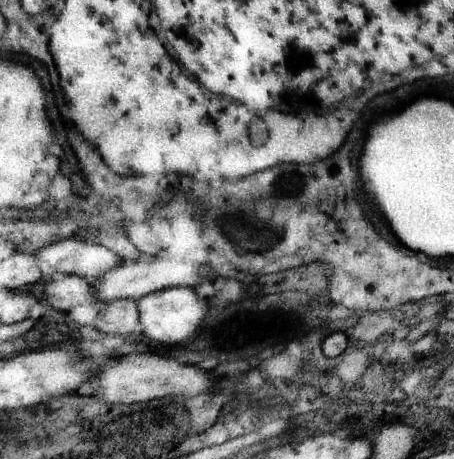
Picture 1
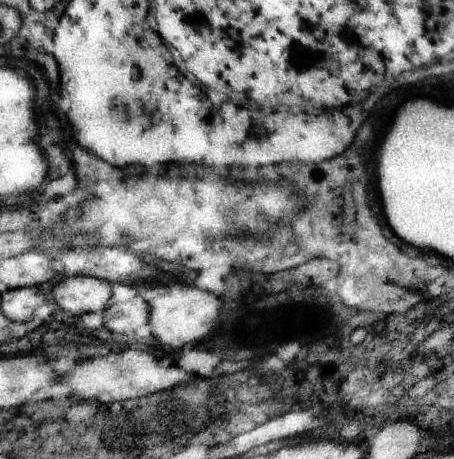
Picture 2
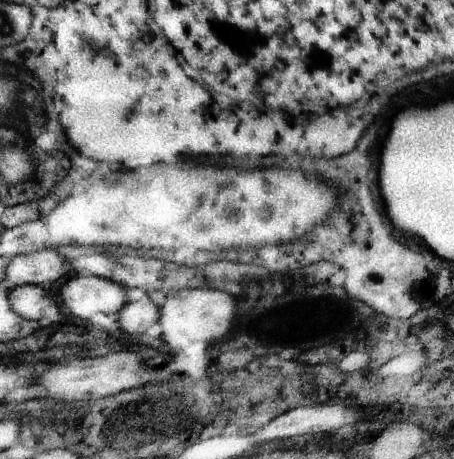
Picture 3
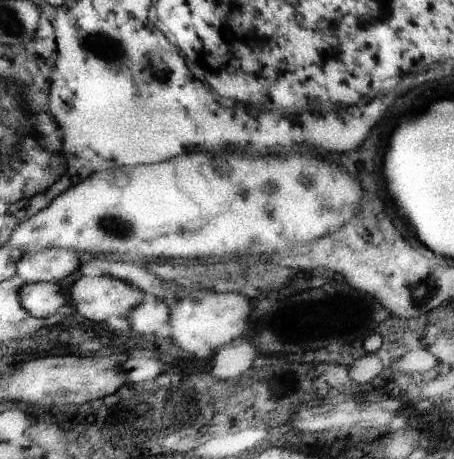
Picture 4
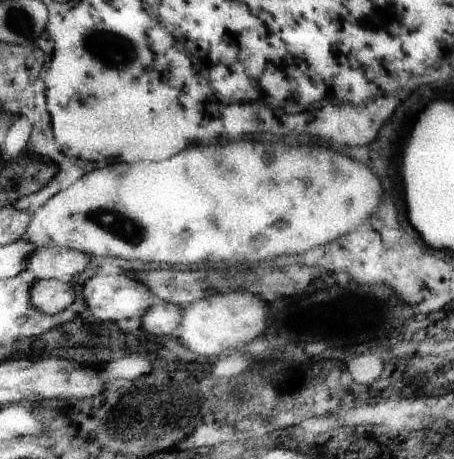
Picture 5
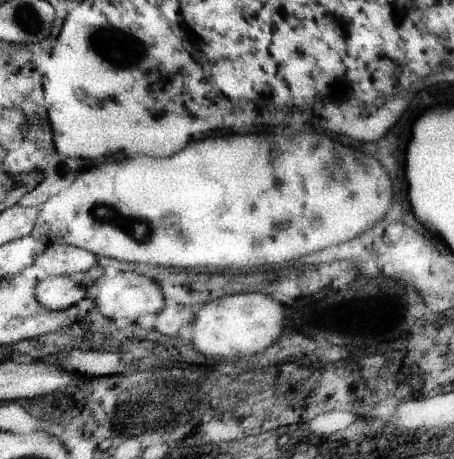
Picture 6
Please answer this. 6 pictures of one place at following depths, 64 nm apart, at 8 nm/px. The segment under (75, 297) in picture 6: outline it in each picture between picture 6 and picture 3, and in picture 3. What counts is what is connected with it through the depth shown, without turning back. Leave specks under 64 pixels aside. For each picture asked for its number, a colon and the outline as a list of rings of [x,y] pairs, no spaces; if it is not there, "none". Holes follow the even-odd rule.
3: [[[19,286],[11,292],[11,306],[23,318],[39,320],[43,308],[59,302],[47,286]]]
4: [[[55,282],[27,284],[19,292],[19,298],[21,298],[23,306],[37,318],[45,318],[45,316],[57,312],[59,308],[63,308],[63,304],[65,306],[69,304],[69,294],[65,294],[63,288]]]
5: [[[41,280],[31,290],[31,306],[49,316],[67,310],[75,298],[77,290],[61,280]]]

